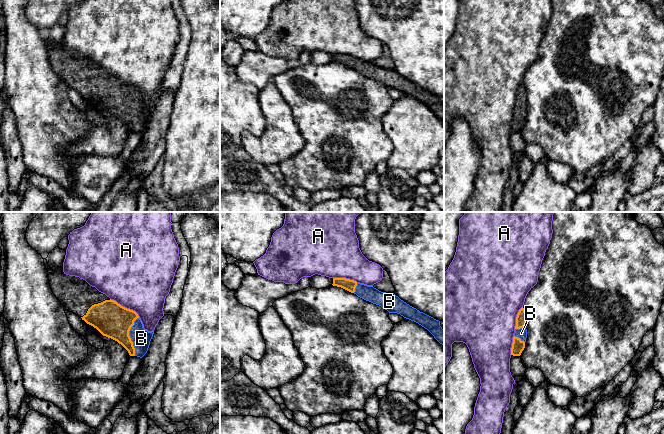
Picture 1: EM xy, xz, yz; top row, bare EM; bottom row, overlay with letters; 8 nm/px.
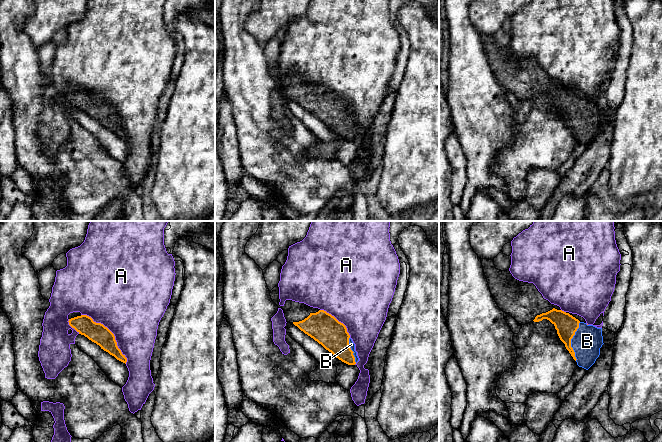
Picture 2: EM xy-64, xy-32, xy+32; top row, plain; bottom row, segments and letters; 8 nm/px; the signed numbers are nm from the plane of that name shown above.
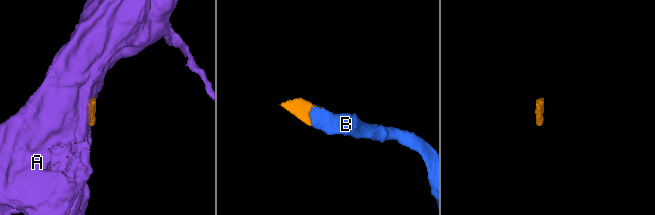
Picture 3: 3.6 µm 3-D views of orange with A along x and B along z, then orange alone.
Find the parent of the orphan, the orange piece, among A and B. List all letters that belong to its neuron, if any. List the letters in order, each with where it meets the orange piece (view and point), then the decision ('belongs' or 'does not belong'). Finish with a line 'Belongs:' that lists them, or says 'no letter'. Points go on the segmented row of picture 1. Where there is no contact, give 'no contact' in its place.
A: xy (124, 307) | does not belong
B: xy (129, 336) | belongs
Belongs: B

